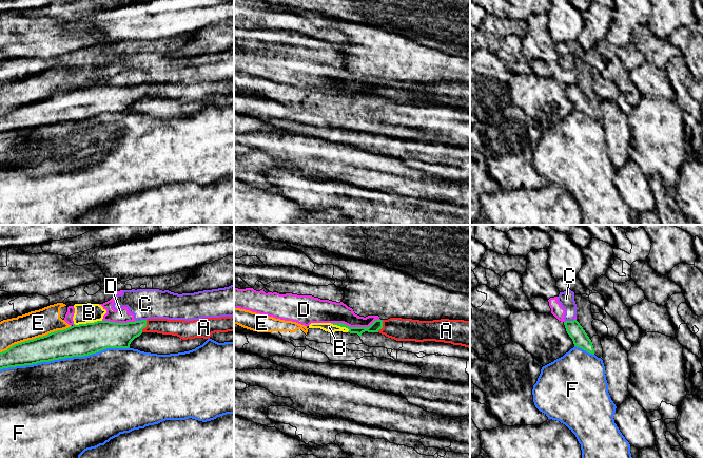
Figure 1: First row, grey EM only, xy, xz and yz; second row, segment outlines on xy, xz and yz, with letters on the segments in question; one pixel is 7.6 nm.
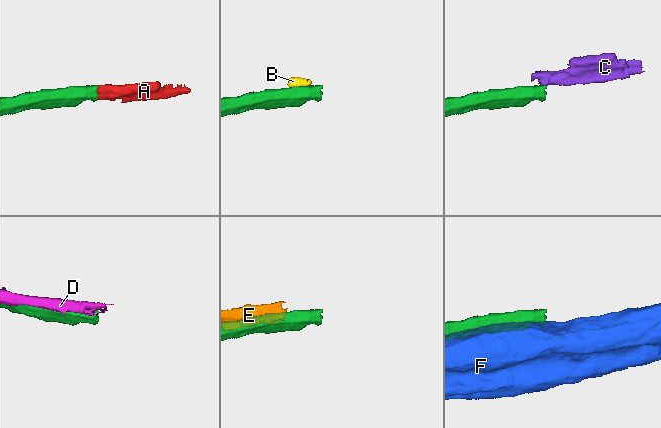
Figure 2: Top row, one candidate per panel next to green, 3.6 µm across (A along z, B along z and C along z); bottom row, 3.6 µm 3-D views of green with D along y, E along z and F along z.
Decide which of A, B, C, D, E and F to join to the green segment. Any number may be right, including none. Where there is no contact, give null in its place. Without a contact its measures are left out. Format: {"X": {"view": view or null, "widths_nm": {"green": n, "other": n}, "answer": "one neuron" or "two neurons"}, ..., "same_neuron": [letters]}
{"A": {"view": "xy", "widths_nm": {"green": 190, "other": 130}, "answer": "one neuron"}, "B": {"view": "xy", "widths_nm": {"green": 240, "other": 150}, "answer": "two neurons"}, "C": {"view": "xy", "widths_nm": {"green": 190, "other": 220}, "answer": "two neurons"}, "D": {"view": "xz", "widths_nm": {"green": 80, "other": 180}, "answer": "two neurons"}, "E": {"view": "xy", "widths_nm": {"green": 220, "other": 200}, "answer": "two neurons"}, "F": {"view": "xy", "widths_nm": {"green": 240, "other": 500}, "answer": "two neurons"}, "same_neuron": ["A"]}

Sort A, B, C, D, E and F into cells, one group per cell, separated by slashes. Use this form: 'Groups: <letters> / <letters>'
Groups: A / B E / C D / F

